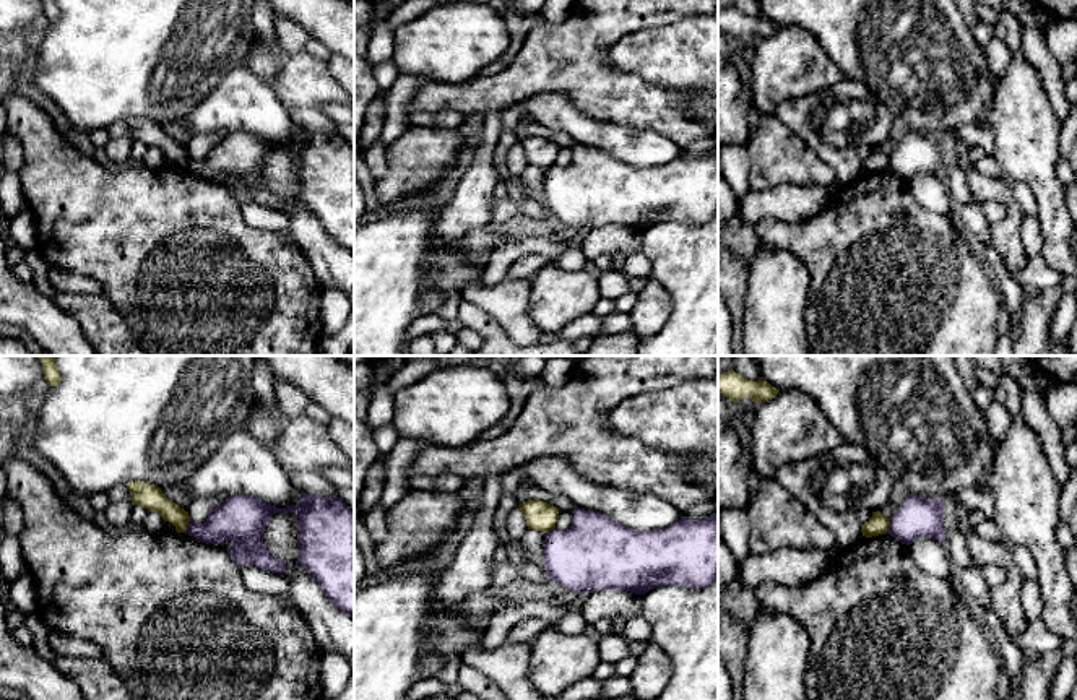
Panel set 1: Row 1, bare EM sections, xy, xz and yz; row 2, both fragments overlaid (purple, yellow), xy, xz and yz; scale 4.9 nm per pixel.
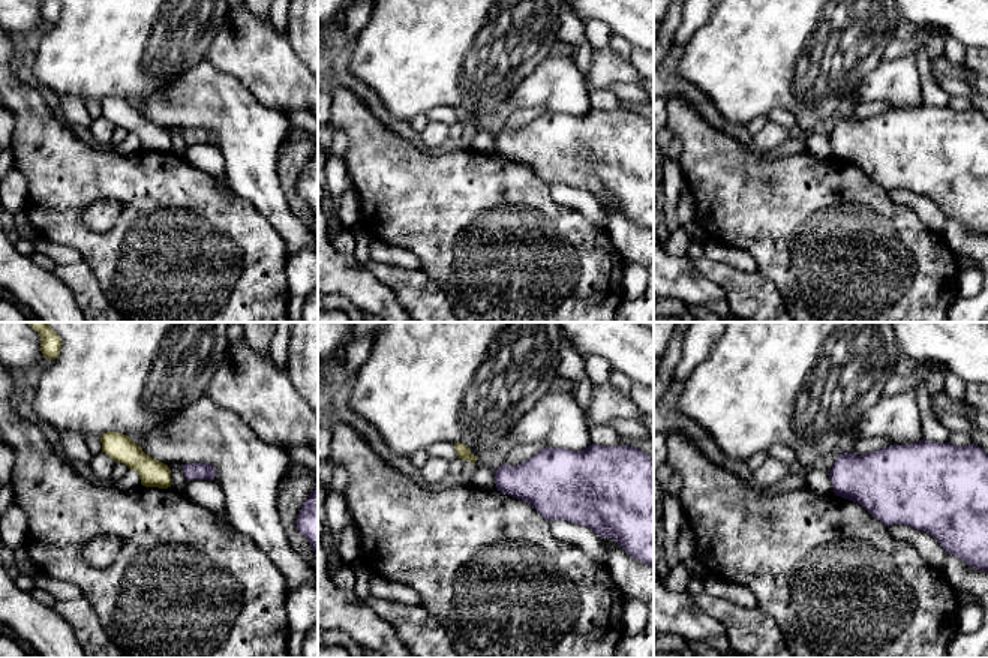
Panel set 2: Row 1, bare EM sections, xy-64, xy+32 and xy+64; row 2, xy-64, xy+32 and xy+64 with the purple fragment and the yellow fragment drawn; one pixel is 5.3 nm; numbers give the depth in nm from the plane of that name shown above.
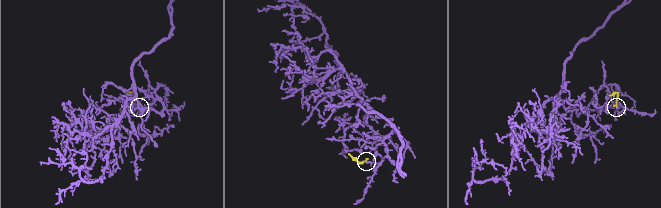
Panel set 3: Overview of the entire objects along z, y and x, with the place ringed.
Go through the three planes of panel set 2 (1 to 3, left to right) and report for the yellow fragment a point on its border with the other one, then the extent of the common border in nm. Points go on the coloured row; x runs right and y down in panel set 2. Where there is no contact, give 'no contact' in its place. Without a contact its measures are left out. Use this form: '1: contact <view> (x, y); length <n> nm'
1: no contact
2: no contact
3: no contact

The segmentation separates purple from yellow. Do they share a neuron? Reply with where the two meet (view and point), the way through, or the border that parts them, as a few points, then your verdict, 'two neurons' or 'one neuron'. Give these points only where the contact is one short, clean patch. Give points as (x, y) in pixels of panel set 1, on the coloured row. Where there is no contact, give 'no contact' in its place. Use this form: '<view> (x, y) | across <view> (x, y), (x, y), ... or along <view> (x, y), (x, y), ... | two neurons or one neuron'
xy (189, 525) | along xy (190, 518), (184, 531) | two neurons

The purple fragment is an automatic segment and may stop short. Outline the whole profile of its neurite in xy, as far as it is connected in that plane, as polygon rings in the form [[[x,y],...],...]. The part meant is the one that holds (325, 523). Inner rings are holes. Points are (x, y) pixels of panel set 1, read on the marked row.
[[[301,492],[299,502],[278,508],[252,495],[229,497],[210,512],[205,523],[190,518],[185,534],[214,546],[234,541],[236,546],[226,551],[239,567],[252,564],[281,575],[286,562],[270,555],[263,533],[271,515],[294,512],[299,518],[299,564],[336,607],[354,617],[354,512],[336,495]]]

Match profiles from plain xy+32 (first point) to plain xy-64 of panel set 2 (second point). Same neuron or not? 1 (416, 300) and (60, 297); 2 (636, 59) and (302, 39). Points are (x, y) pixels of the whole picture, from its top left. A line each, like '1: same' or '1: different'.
1: different
2: same

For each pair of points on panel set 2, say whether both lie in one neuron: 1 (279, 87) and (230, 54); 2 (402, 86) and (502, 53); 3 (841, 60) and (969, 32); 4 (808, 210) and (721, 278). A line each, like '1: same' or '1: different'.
1: same
2: same
3: different
4: different

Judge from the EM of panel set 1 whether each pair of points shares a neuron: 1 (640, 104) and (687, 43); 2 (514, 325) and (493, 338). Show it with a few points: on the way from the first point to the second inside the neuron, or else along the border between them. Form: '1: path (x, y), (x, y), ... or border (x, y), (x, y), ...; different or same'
1: border (619, 72), (629, 72), (679, 91), (694, 90); different
2: border (475, 306), (481, 307), (510, 338); different

